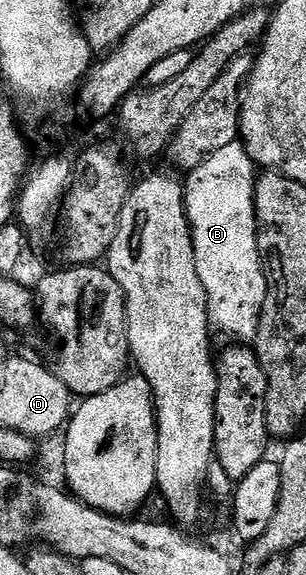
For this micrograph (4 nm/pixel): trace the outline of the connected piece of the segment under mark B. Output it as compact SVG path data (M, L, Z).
M238 140L219 148L219 151L215 152L214 156L209 156L199 168L190 171L183 184L185 211L188 212L195 248L196 272L203 282L204 292L208 298L210 325L237 342L251 342L255 339L258 318L269 291L268 273L258 248L257 209L254 206L256 175L256 163L246 152L244 143Z

